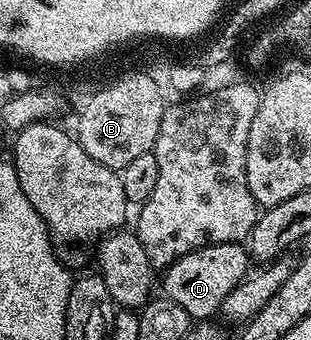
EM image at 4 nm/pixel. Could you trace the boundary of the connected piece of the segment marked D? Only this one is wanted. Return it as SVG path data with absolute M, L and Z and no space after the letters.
M228 241L204 245L201 249L191 251L177 258L164 270L165 293L168 300L179 303L183 311L197 323L205 323L216 318L223 307L223 299L239 287L239 283L250 276L251 254L244 244Z

